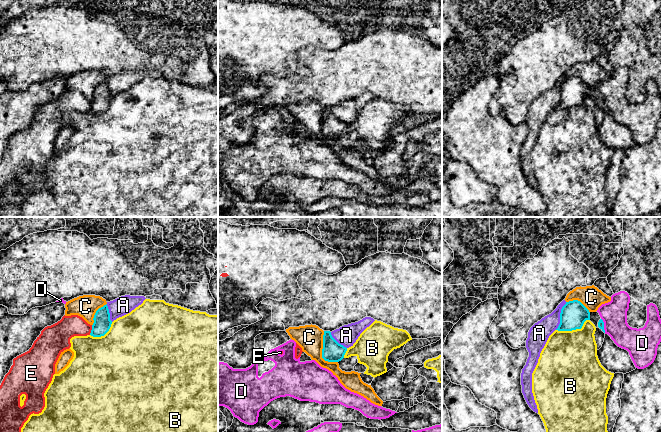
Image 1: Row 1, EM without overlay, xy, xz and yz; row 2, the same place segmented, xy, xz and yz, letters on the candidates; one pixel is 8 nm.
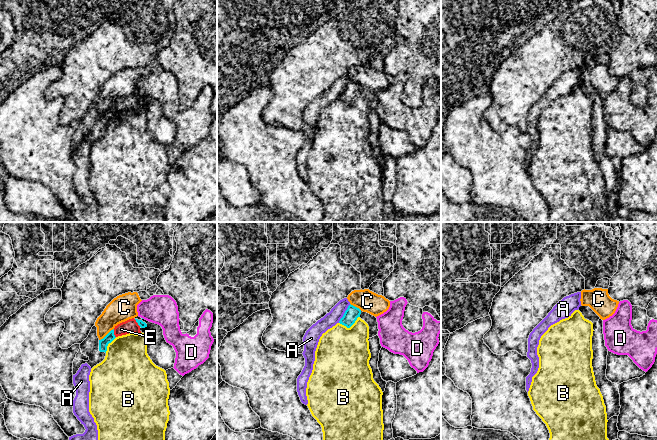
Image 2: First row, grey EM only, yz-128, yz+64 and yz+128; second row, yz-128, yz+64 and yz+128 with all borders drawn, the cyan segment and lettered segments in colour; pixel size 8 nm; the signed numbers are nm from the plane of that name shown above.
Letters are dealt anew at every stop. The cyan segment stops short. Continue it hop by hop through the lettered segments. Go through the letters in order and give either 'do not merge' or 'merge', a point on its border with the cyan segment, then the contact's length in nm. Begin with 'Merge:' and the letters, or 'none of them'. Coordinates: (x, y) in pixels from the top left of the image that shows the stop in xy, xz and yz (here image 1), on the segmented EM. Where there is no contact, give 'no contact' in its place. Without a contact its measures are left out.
Merge: none of them
A: do not merge; meets cyan in yz at (560, 316); contact 240 nm long
B: do not merge; meets cyan in yz at (573, 329); contact 280 nm long
C: do not merge; meets cyan in xz at (322, 352); contact 280 nm long
D: do not merge; meets cyan in yz at (603, 325); contact 120 nm long
E: do not merge; meets cyan in xy at (91, 330); contact 80 nm long

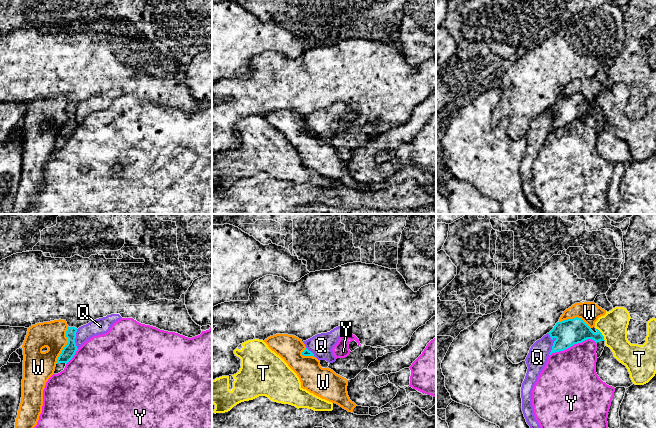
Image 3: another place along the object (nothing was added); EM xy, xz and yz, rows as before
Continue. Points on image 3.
Merge: none of them
Q: do not merge; meets cyan in yz at (553, 344); contact 180 nm long
T: do not merge; meets cyan in yz at (601, 334); contact 130 nm long
W: do not merge; meets cyan in xy at (66, 345); contact 320 nm long
Y: do not merge; meets cyan in yz at (572, 345); contact 400 nm long

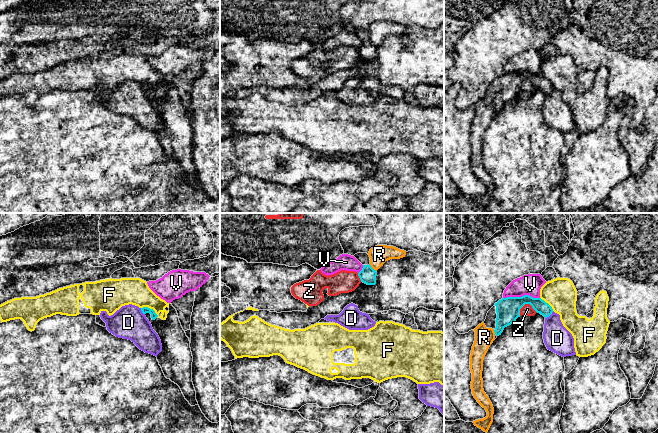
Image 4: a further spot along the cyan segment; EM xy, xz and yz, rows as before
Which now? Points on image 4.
Merge: none of them
D: do not merge; meets cyan in yz at (549, 315); contact 90 nm long
F: do not merge; meets cyan in xy at (149, 308); contact 160 nm long
R: do not merge; meets cyan in xz at (372, 268); contact 80 nm long
V: do not merge; meets cyan in yz at (522, 296); contact 300 nm long
Z: do not merge; meets cyan in yz at (528, 303); contact 150 nm long

